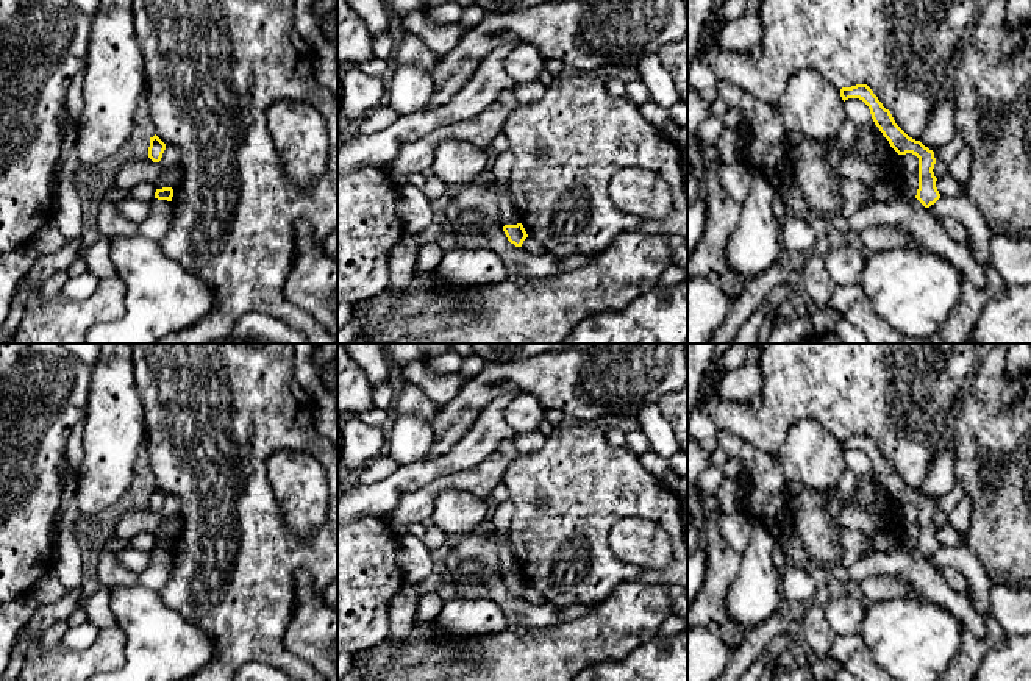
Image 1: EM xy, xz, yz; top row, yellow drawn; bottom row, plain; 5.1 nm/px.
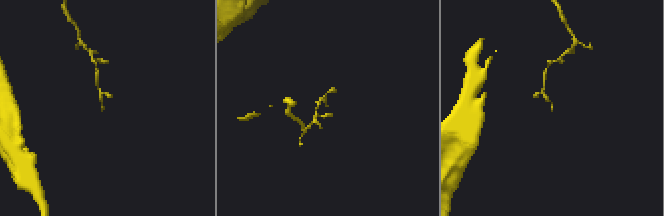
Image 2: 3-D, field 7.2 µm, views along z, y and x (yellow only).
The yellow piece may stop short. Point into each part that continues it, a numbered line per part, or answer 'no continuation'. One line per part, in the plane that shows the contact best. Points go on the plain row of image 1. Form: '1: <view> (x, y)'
no continuation

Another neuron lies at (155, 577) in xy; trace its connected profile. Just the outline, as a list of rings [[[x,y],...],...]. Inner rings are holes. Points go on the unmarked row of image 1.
[[[153,548],[150,564],[139,573],[139,584],[159,594],[169,583],[172,562],[172,551]]]

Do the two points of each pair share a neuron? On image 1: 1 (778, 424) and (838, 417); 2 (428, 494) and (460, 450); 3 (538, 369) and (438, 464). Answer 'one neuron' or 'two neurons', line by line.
1: one neuron
2: two neurons
3: two neurons

